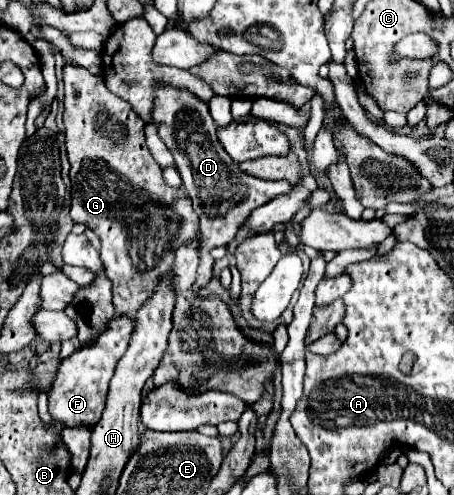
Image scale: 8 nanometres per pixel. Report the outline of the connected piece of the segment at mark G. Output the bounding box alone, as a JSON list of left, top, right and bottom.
[63,65,199,315]

